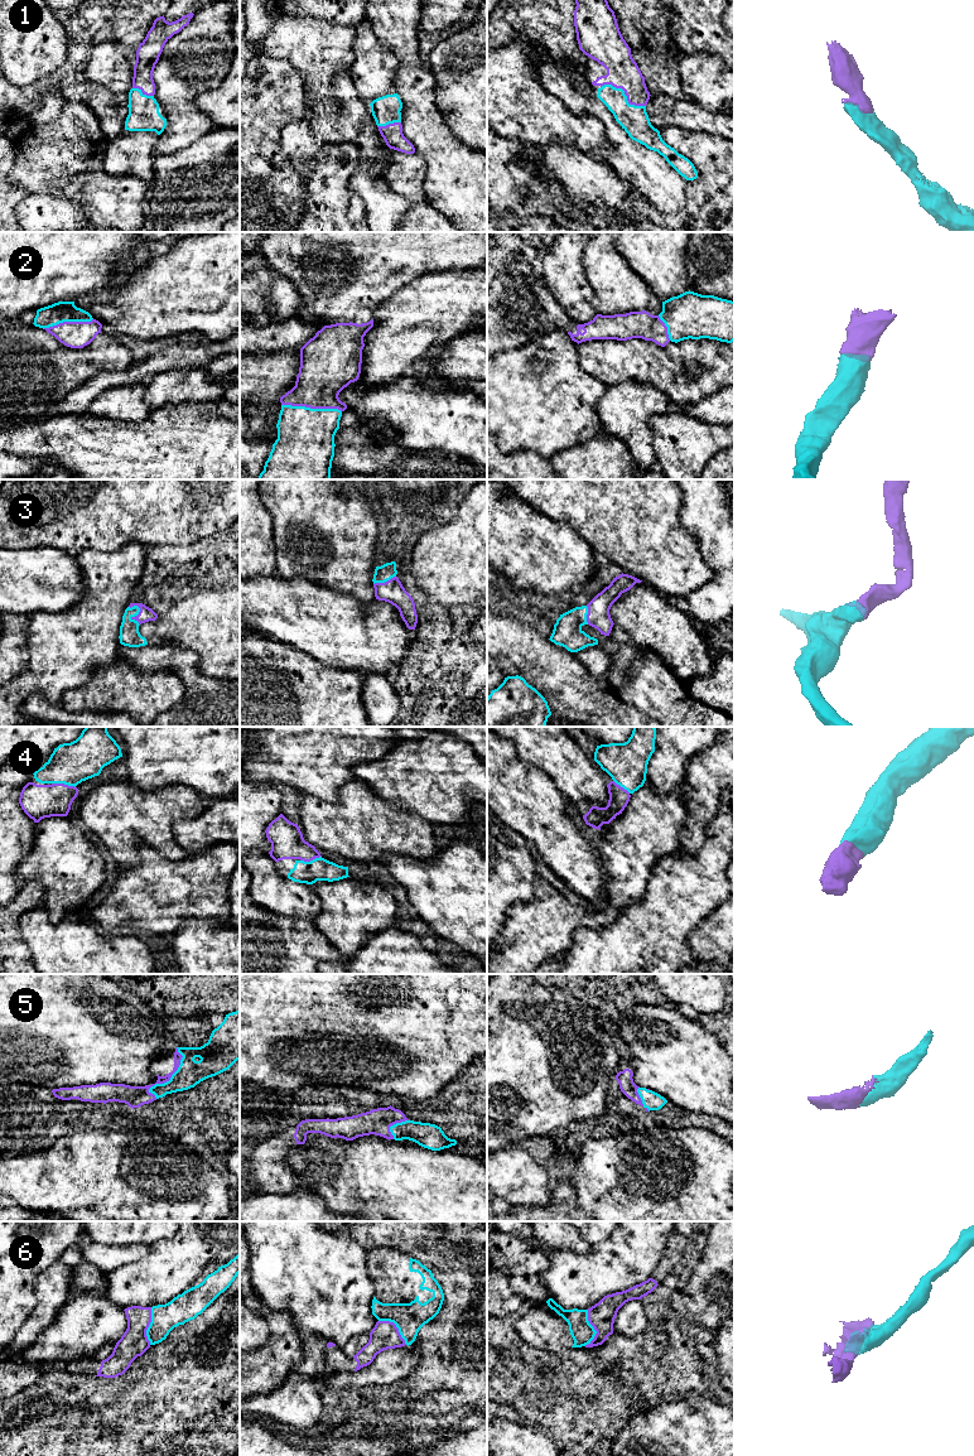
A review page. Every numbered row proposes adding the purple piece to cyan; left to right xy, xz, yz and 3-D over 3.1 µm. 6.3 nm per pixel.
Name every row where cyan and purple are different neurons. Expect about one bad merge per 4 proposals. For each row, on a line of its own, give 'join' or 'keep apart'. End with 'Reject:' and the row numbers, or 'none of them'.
1: join
2: join
3: join
4: join
5: join
6: keep apart
Reject: 6

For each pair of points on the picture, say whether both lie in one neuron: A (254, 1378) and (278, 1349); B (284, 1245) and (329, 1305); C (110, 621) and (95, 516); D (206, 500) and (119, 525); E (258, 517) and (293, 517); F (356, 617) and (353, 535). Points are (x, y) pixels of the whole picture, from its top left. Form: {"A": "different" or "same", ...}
{"A": "same", "B": "same", "C": "different", "D": "same", "E": "different", "F": "different"}

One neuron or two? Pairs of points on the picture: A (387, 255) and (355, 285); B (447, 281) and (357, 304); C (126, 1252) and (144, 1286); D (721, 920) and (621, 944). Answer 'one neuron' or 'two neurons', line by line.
A: one neuron
B: two neurons
C: two neurons
D: two neurons

